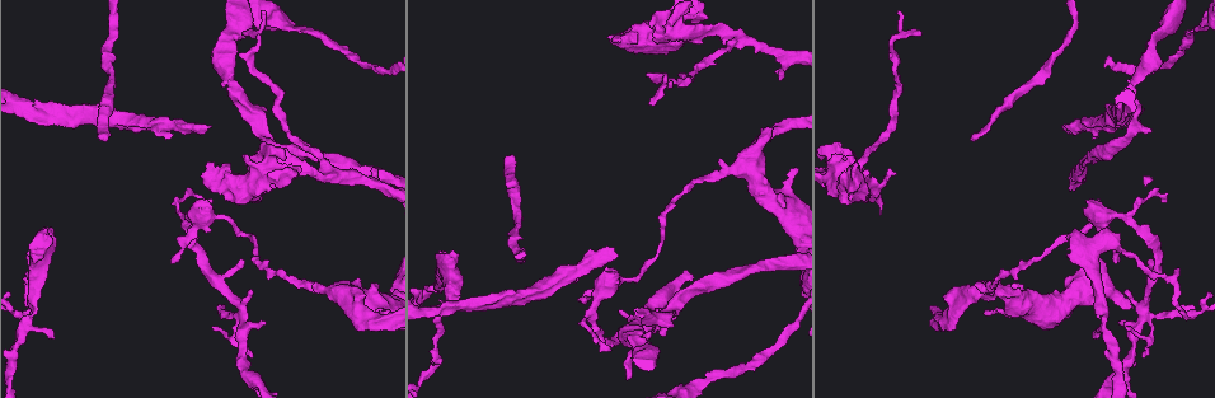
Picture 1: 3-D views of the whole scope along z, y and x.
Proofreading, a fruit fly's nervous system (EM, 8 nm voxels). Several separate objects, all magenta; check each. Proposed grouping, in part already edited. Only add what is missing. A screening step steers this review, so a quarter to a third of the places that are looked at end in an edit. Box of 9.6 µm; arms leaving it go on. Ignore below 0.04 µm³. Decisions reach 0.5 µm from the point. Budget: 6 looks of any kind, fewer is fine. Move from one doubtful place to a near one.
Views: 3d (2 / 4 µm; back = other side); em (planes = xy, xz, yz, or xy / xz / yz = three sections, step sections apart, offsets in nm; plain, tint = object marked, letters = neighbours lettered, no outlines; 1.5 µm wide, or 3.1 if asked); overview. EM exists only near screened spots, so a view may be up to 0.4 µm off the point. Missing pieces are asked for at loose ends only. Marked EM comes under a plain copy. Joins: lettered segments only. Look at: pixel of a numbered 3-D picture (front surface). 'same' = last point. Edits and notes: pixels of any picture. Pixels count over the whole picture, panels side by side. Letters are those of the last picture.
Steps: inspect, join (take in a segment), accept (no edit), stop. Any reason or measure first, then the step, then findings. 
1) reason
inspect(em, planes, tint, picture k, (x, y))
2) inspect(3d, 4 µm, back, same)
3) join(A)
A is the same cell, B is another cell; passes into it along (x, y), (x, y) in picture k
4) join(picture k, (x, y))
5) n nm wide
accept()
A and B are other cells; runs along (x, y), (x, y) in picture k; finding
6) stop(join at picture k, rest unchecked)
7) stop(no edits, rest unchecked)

an open end
inspect(em, xz, step 4, letters, picture 1, (514, 158))

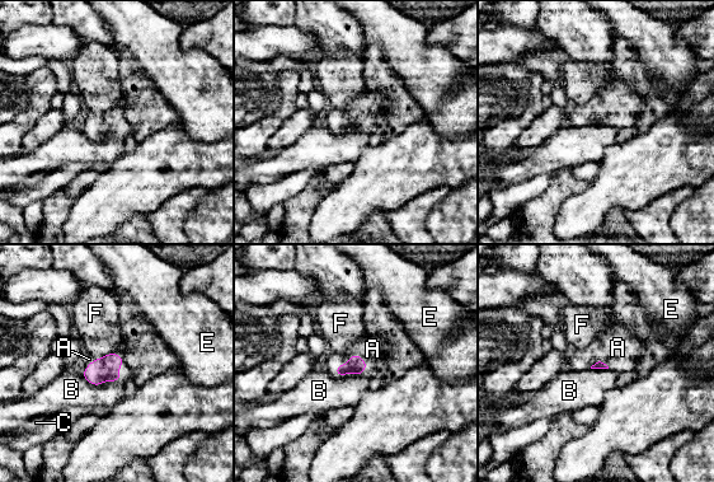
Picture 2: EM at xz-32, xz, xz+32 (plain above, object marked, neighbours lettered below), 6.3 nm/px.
join(A)
A is the same cell, B, C, E and F are other cells; passes into it along (356, 365), (347, 363), (372, 349) in picture 2; the neuron continues

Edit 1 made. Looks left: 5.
tapers out
inspect(em, xy, step 4, letters, picture 1, (608, 348))

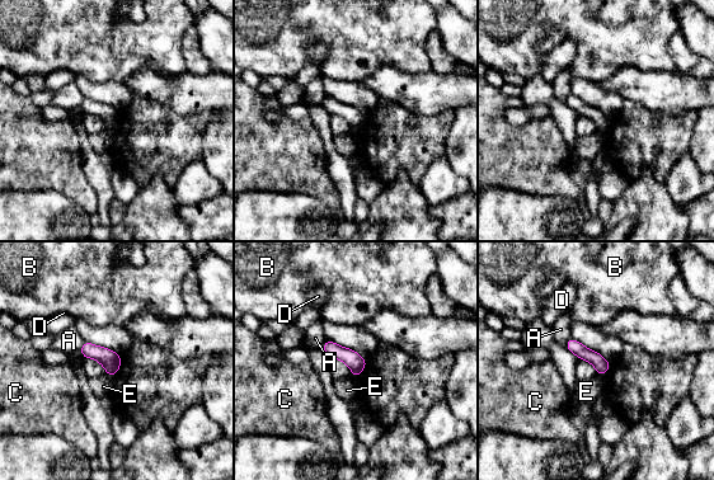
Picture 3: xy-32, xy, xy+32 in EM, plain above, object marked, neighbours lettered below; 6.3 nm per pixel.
accept()
A, B, C, D and E are other cells; no lettered segment goes on from it

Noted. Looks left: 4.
tapers out
inspect(em, planes, tint, picture 1, (220, 309))

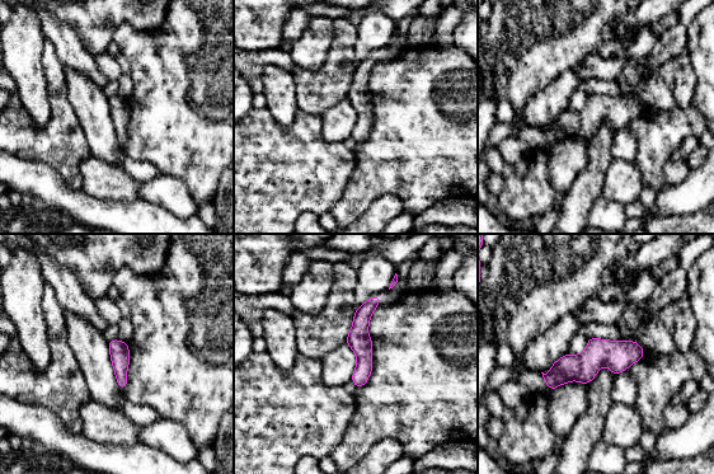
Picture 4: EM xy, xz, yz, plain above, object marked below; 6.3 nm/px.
inspect(em, planes, letters, same)

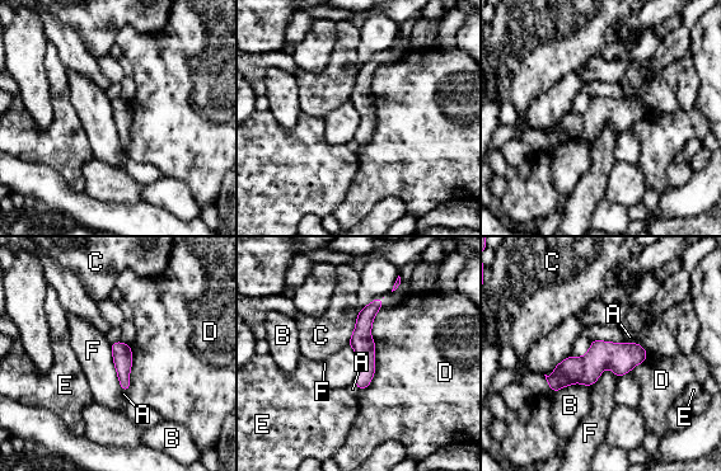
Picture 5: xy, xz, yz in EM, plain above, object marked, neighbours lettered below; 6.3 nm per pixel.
accept()
A, B, C, D, E and F are other cells; runs along (644, 356), (600, 356), (549, 378) in picture 5; no lettered segment goes on from it

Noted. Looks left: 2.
stop(join at picture 2, rest unchecked)

